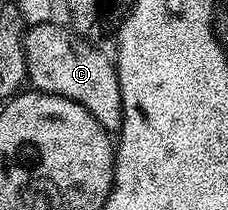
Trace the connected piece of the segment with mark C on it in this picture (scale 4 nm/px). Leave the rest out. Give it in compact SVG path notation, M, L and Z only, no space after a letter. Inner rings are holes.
M56 24L34 26L25 32L24 49L27 51L28 81L31 88L70 99L86 107L86 111L90 111L90 115L98 119L102 128L120 130L124 108L113 58L109 54L107 57L102 50L95 49L91 40L81 39L69 32L63 24Z

